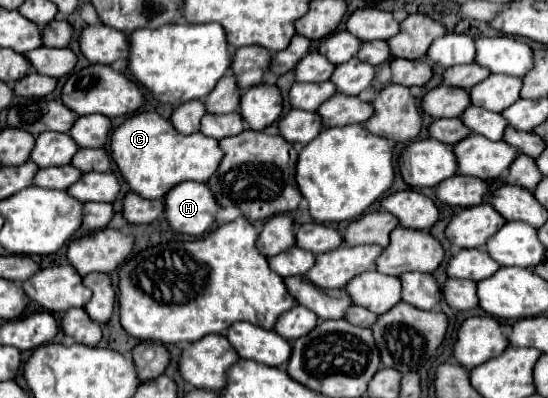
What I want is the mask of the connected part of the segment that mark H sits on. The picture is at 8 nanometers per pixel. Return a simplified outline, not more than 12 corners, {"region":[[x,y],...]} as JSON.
{"region":[[204,183],[176,185],[164,199],[174,231],[202,237],[216,227]]}

